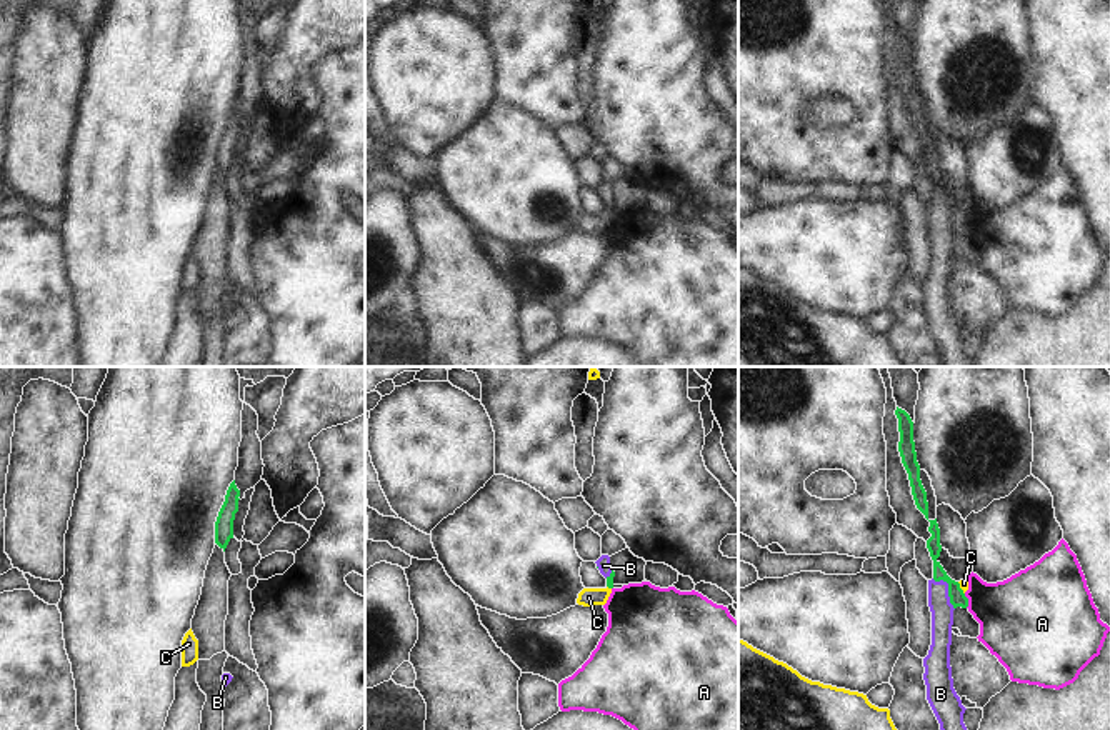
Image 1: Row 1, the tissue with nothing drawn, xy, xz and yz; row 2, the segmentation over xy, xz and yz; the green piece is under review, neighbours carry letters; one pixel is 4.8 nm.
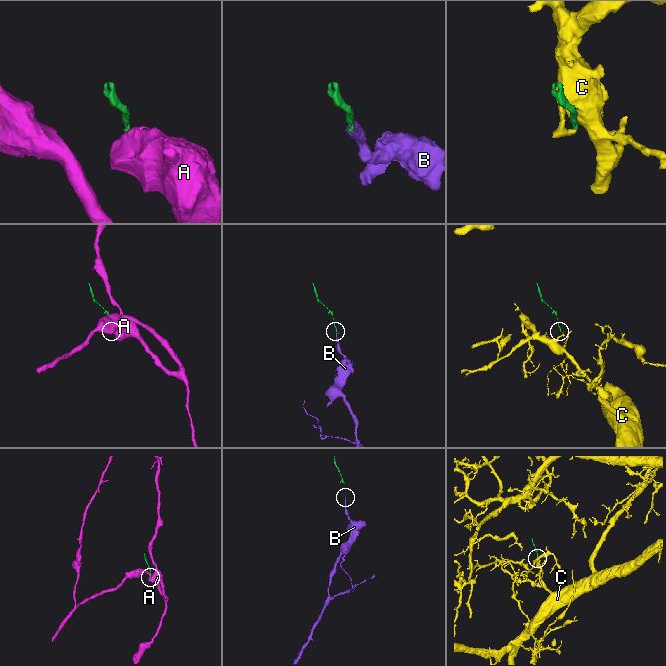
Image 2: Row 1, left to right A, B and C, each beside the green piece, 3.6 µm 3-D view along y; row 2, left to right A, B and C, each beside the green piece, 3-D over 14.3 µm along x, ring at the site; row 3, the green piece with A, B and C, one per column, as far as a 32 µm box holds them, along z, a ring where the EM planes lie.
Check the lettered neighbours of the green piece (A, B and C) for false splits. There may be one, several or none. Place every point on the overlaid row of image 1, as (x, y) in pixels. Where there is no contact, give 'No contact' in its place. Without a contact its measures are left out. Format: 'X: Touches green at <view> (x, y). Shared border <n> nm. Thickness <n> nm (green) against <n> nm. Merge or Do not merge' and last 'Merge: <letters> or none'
A: Touches green at yz (967, 600). Shared border 70 nm. Thickness 80 nm (green) against 360 nm. Do not merge
B: Touches green at yz (949, 589). Shared border 190 nm. Thickness 80 nm (green) against 110 nm. Merge
C: Touches green at yz (960, 589). Shared border 70 nm. Thickness 80 nm (green) against 50 nm. Do not merge
Merge: B

